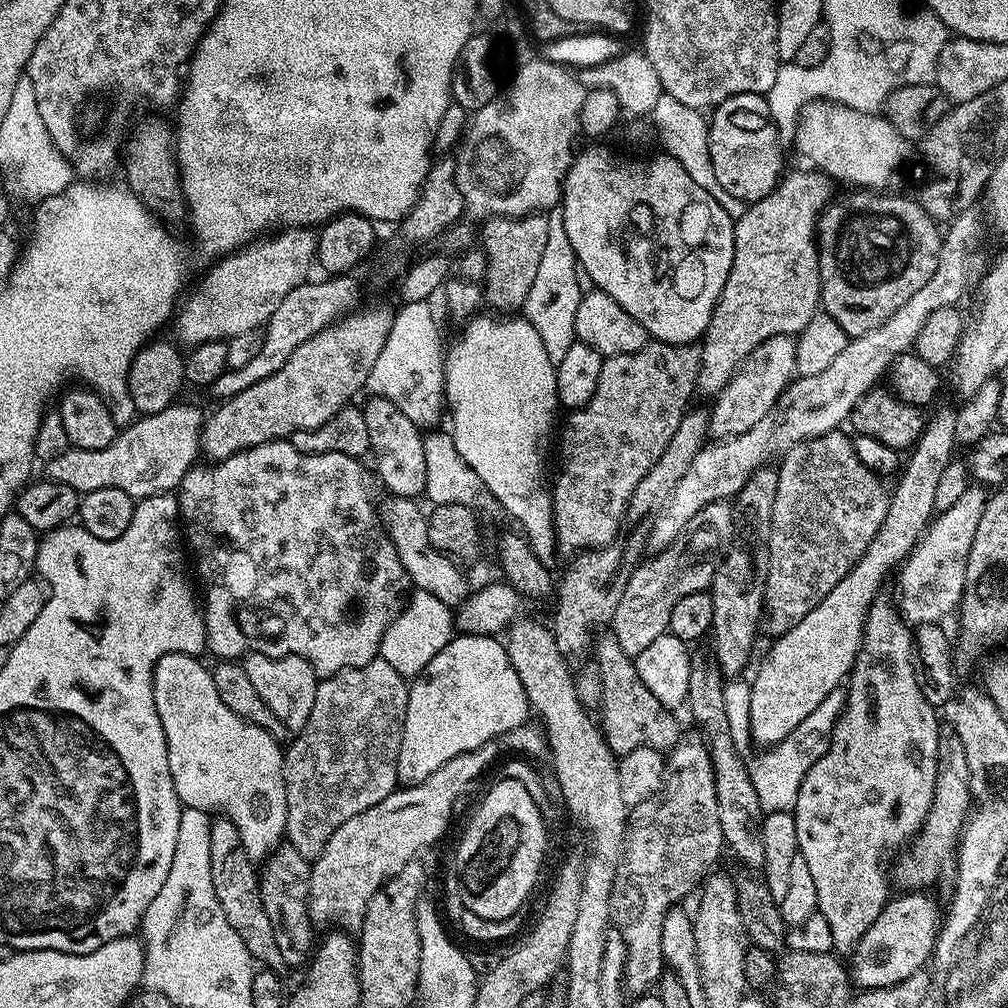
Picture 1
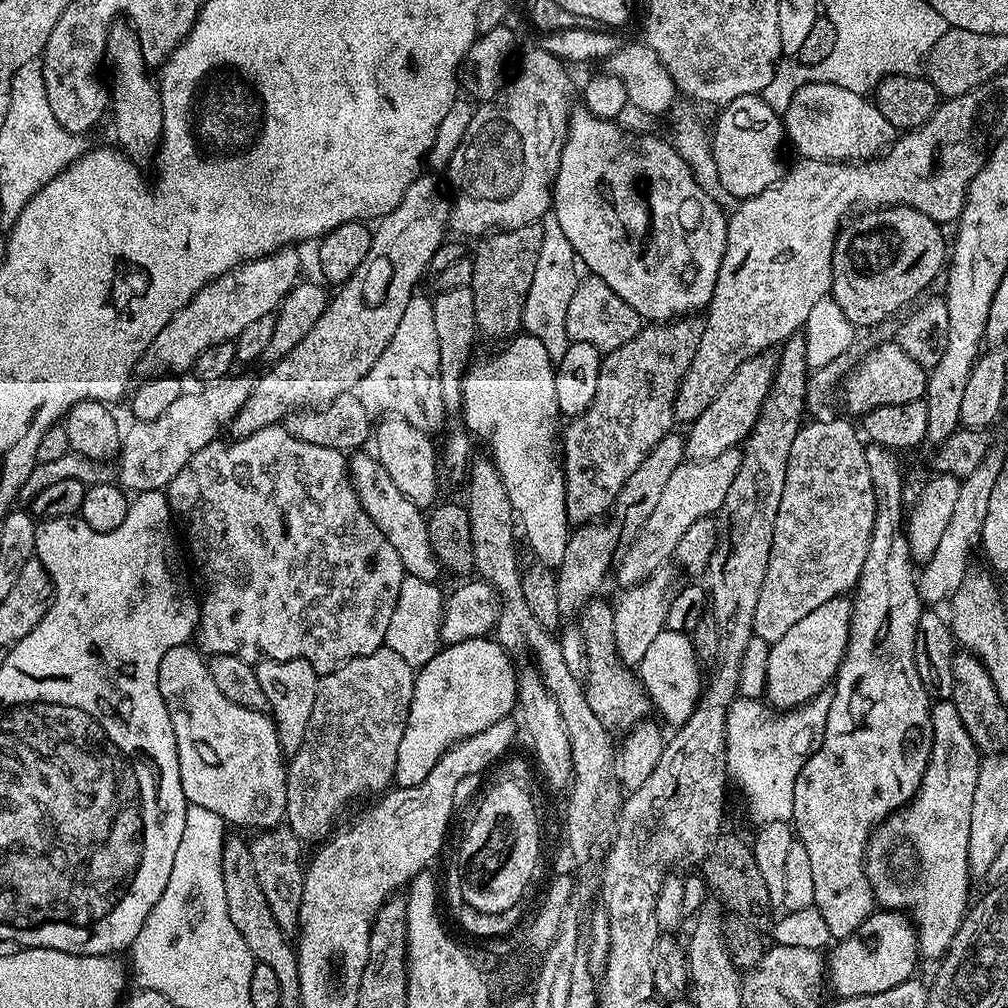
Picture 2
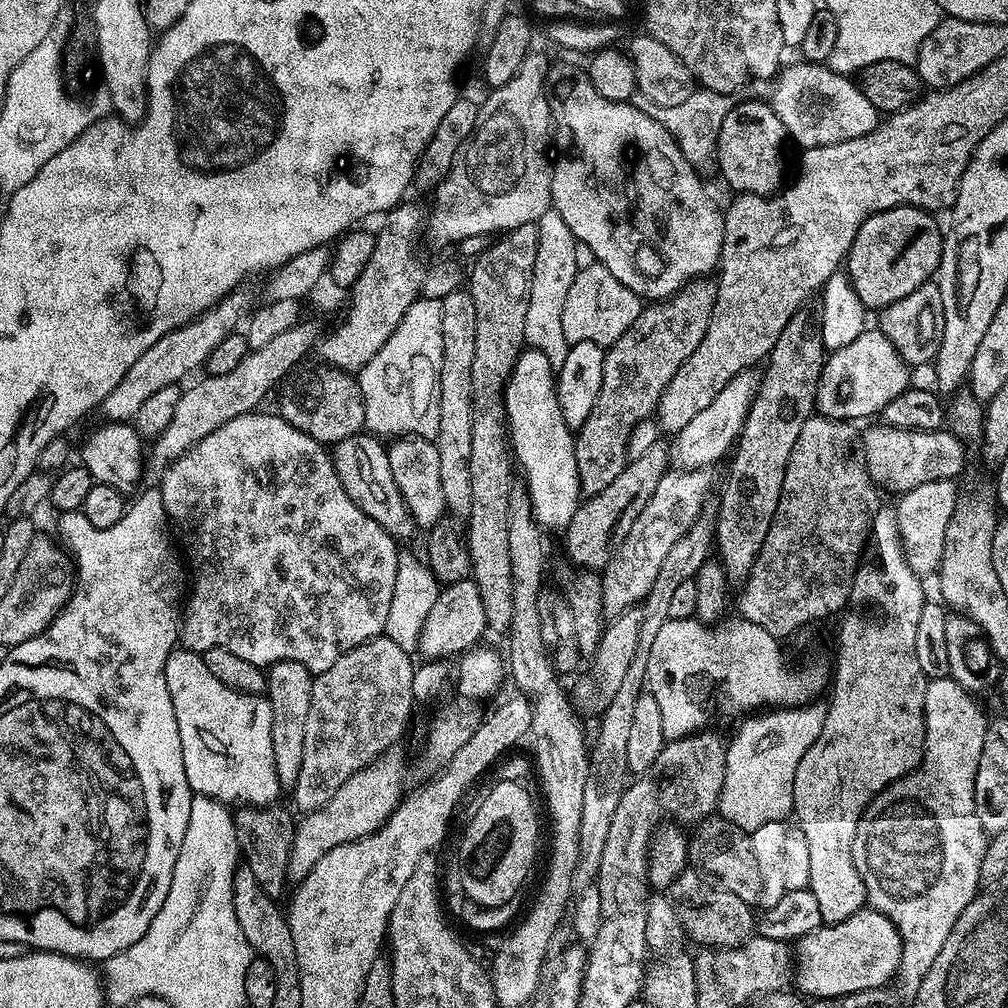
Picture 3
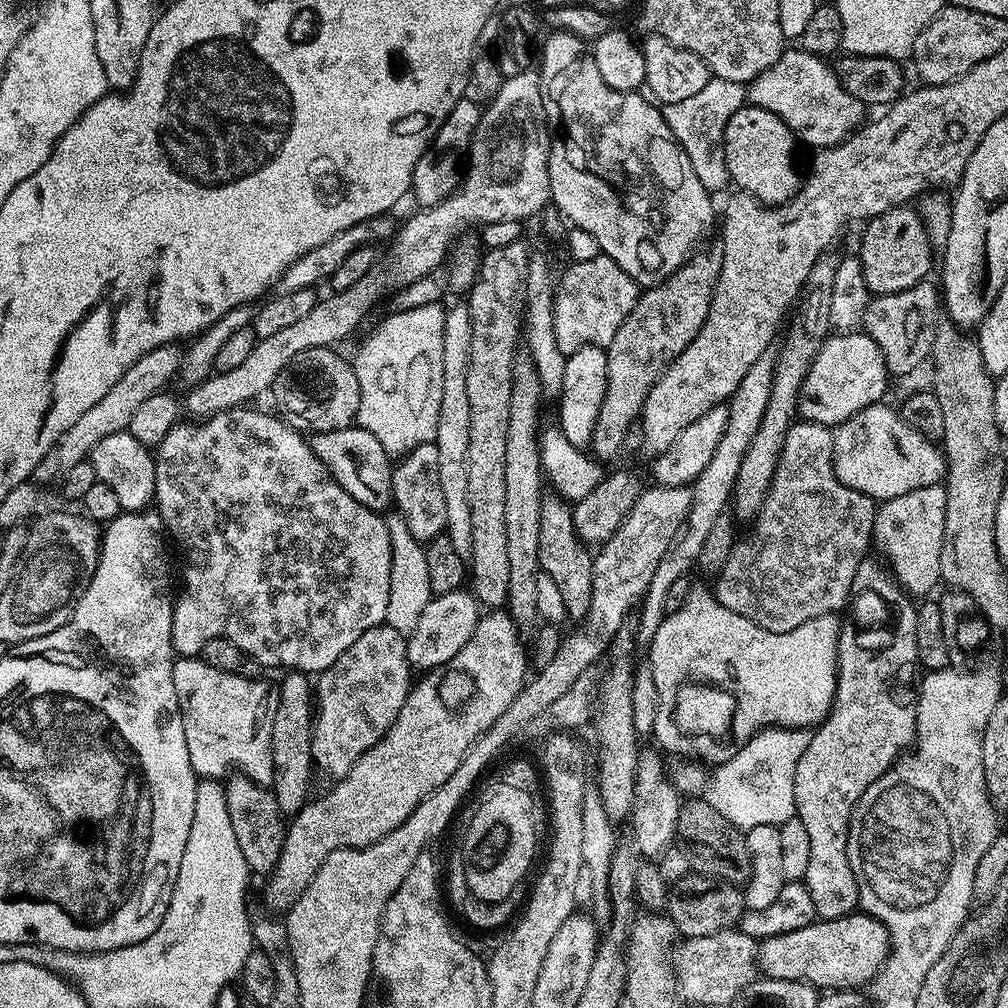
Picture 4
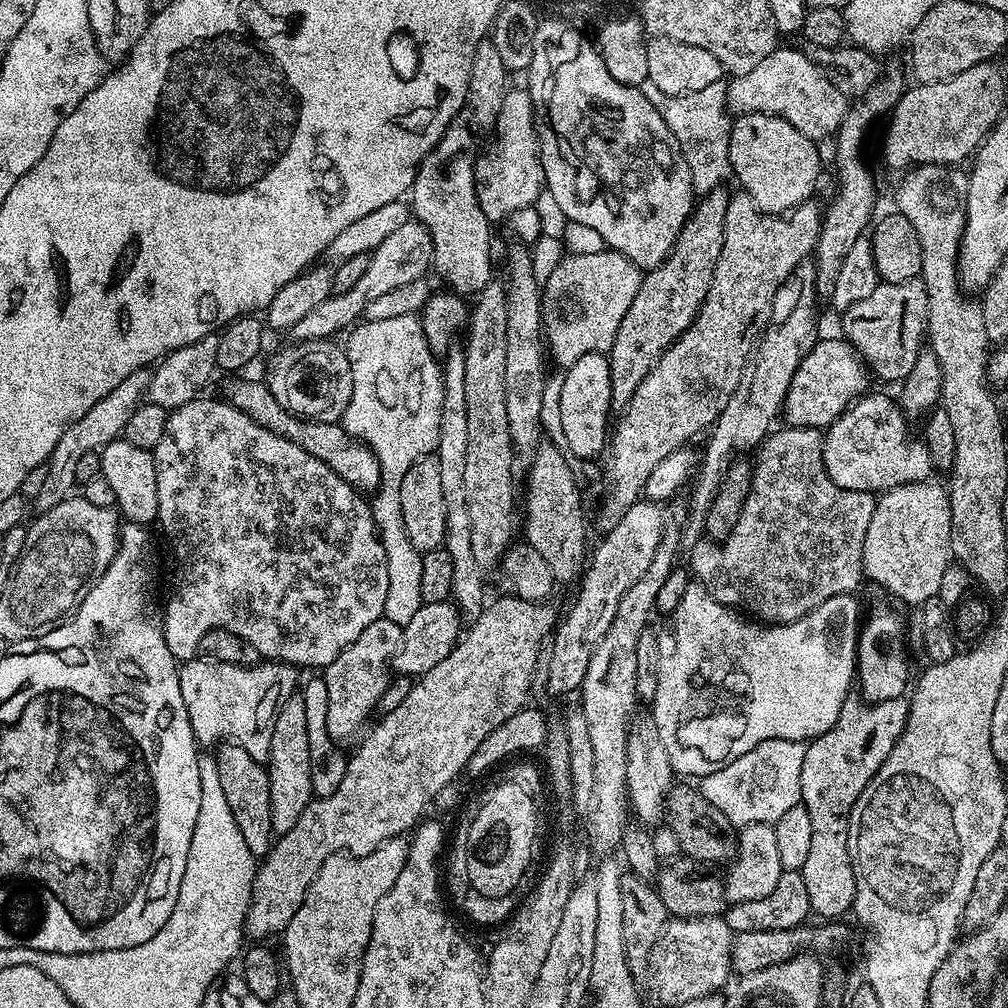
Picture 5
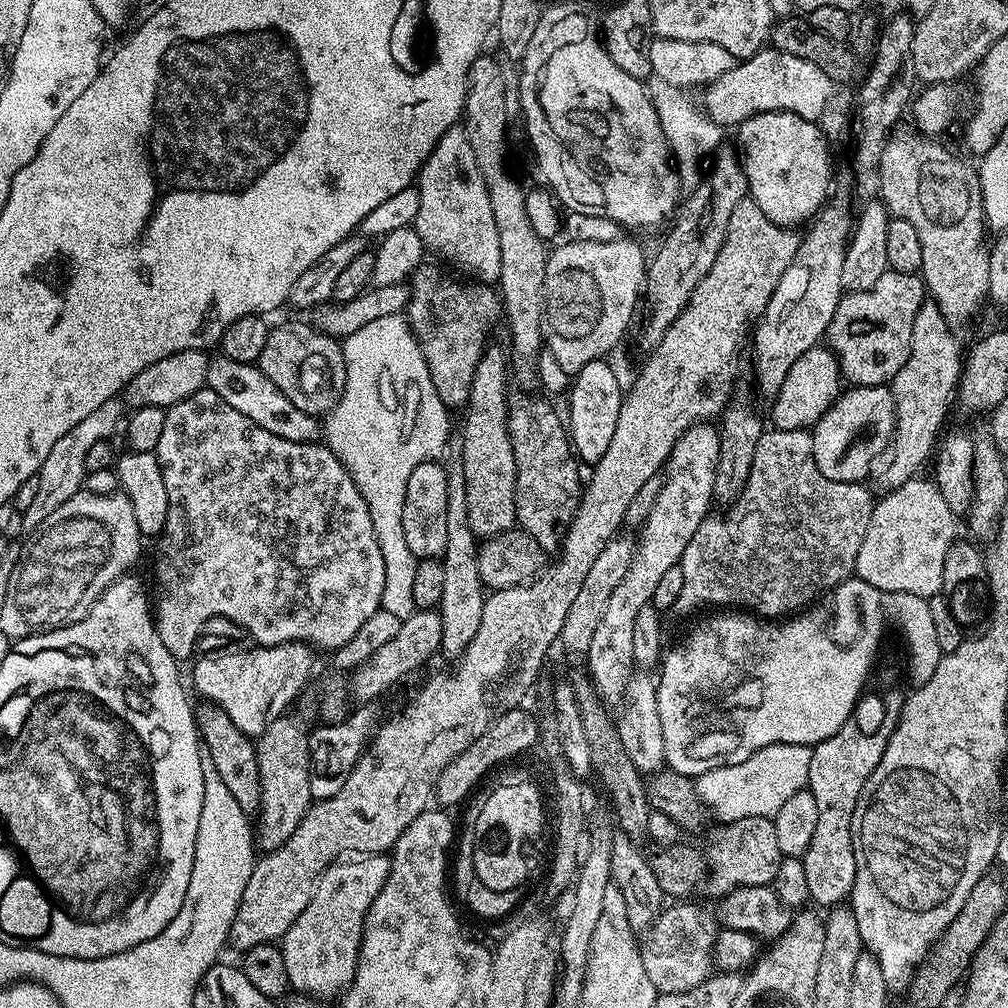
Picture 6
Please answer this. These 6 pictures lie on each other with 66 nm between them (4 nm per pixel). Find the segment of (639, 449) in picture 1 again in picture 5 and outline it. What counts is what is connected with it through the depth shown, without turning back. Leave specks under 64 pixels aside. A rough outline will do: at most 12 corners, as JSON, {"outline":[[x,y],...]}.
{"outline":[[725,188],[643,273],[608,365],[613,409],[694,322],[722,254]]}

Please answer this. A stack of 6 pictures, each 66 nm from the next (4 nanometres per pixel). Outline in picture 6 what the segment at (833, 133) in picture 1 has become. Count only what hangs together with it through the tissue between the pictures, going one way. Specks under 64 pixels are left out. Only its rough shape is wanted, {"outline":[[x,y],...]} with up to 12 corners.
{"outline":[[765,46],[703,89],[721,126],[763,112],[819,121],[834,85]]}

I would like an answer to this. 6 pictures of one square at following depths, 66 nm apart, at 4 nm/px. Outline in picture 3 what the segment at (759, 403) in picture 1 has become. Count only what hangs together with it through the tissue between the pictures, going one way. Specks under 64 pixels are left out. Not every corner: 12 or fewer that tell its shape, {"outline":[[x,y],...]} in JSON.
{"outline":[[756,368],[668,444],[675,471],[711,469],[733,451],[756,396]]}

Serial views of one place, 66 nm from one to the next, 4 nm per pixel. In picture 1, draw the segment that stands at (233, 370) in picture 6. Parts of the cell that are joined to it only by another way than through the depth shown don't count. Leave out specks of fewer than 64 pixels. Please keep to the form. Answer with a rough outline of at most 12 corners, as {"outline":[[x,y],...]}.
{"outline":[[413,501],[378,508],[413,589],[458,606],[465,569],[430,542]]}

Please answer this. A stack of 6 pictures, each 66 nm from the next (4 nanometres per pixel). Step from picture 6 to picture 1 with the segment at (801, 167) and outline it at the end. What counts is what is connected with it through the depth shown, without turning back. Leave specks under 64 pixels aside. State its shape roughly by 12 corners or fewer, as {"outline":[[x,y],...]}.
{"outline":[[761,93],[711,109],[709,154],[750,205],[782,179],[782,136]]}

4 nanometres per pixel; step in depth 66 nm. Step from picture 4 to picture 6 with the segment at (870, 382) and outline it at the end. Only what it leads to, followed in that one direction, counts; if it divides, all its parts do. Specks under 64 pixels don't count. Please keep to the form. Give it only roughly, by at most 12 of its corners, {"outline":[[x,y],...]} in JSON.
{"outline":[[827,346],[791,366],[772,406],[772,428],[810,430],[842,391]]}

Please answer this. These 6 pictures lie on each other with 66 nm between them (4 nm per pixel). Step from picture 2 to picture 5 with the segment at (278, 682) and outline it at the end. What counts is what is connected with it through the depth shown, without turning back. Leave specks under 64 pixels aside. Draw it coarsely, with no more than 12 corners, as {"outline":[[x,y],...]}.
{"outline":[[304,696],[272,723],[272,831],[291,830],[311,804],[310,738]]}

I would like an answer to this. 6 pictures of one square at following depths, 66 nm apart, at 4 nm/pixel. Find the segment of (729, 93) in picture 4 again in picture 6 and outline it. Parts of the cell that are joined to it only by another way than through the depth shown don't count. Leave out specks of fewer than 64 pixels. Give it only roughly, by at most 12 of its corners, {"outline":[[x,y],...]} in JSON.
{"outline":[[651,73],[655,106],[680,176],[696,188],[723,127],[685,89]]}

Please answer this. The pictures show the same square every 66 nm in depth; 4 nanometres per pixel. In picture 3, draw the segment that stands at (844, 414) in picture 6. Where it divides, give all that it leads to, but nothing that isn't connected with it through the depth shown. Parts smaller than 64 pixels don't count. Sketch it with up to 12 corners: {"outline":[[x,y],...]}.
{"outline":[[876,422],[862,463],[895,494],[956,480],[965,441],[950,430]]}

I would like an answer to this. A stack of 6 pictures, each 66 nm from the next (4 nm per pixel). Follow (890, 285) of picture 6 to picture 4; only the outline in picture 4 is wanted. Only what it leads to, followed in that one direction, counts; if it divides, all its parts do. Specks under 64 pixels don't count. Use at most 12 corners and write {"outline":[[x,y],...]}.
{"outline":[[929,282],[869,299],[863,331],[893,377],[932,355],[942,296]]}

